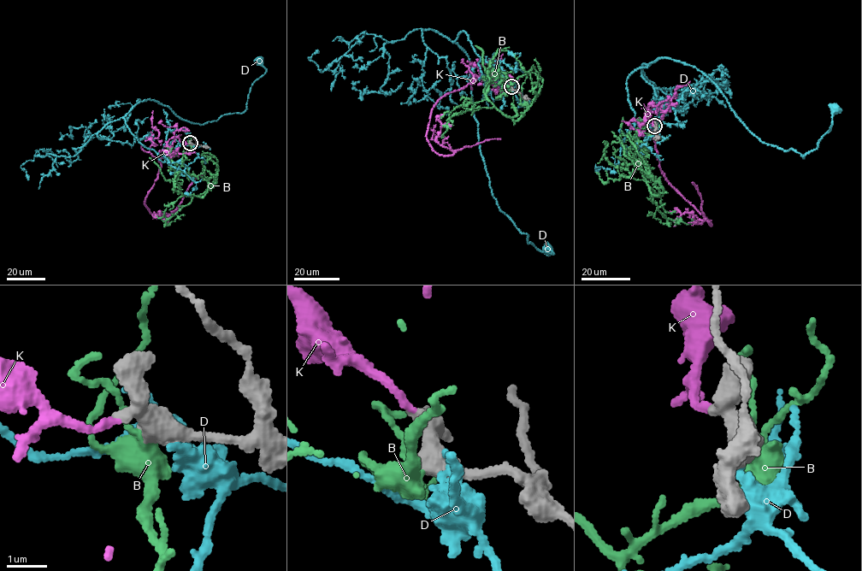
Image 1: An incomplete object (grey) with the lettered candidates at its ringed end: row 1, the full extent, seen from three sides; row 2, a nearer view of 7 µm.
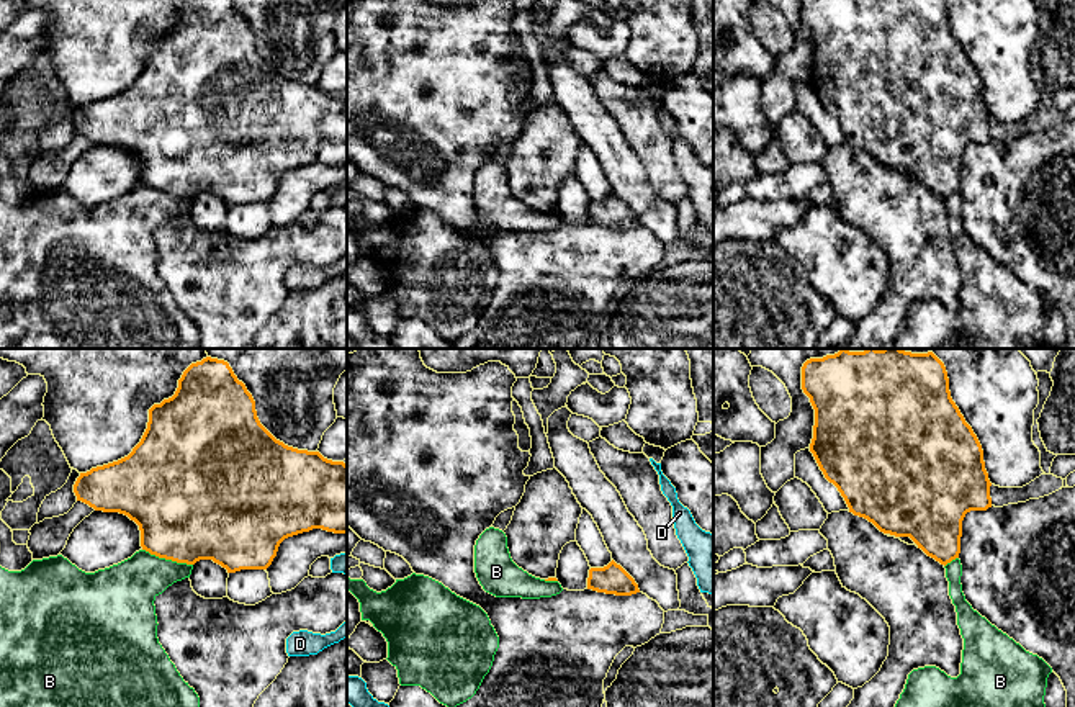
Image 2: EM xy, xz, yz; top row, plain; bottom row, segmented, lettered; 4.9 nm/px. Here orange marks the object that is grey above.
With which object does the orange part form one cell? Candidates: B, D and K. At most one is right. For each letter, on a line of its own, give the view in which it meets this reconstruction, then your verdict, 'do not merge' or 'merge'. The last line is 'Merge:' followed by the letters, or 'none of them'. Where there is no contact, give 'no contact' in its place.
B: contact in xy; do not merge
D: no contact; do not merge
K: no contact; merge
Merge: K

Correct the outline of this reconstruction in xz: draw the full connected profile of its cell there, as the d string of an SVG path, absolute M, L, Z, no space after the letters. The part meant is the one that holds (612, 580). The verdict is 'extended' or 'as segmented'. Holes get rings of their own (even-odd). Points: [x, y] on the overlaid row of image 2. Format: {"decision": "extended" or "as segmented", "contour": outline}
{"decision": "as segmented", "contour": "M614 560L604 568L589 570L587 589L615 596L640 592L635 579Z"}

